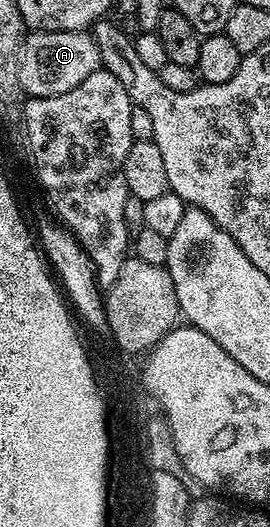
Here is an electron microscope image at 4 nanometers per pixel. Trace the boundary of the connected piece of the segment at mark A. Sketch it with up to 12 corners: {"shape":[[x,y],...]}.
{"shape":[[33,31],[21,85],[30,98],[60,96],[100,70],[84,31]]}

